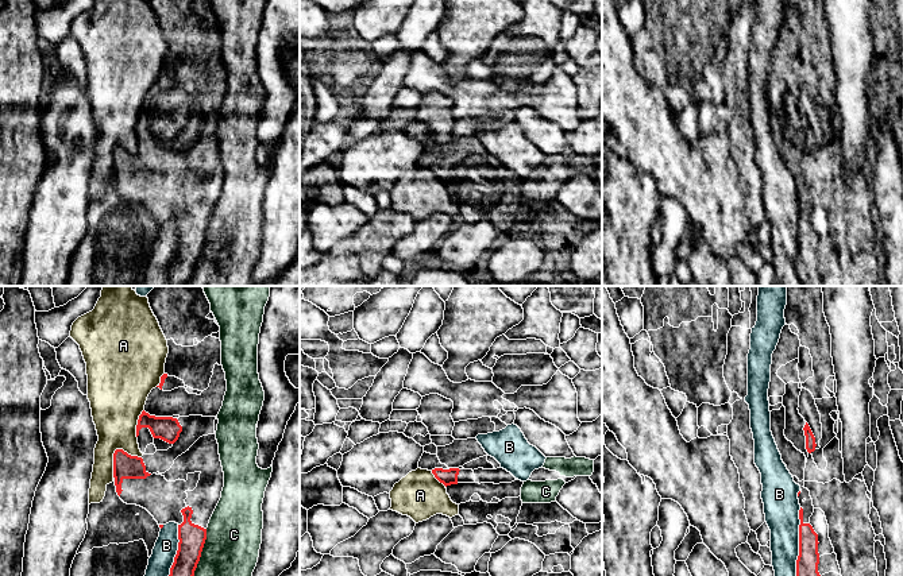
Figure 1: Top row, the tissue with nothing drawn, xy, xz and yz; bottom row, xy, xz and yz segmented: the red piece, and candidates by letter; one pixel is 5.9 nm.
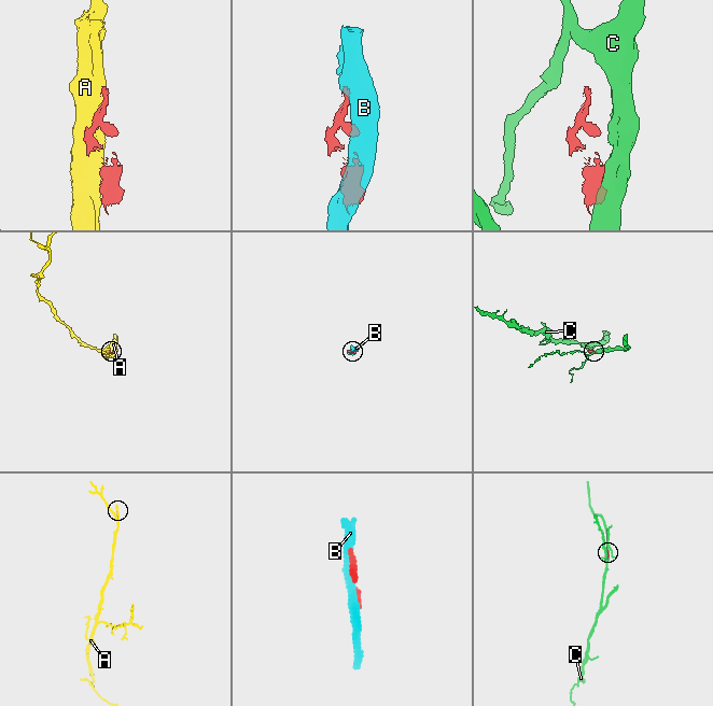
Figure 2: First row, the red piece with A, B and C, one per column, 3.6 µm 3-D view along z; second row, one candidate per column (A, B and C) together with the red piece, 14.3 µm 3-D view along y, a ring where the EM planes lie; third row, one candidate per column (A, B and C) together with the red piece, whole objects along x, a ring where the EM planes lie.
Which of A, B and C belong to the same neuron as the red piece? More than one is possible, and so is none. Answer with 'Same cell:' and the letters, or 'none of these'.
Same cell: none of these

